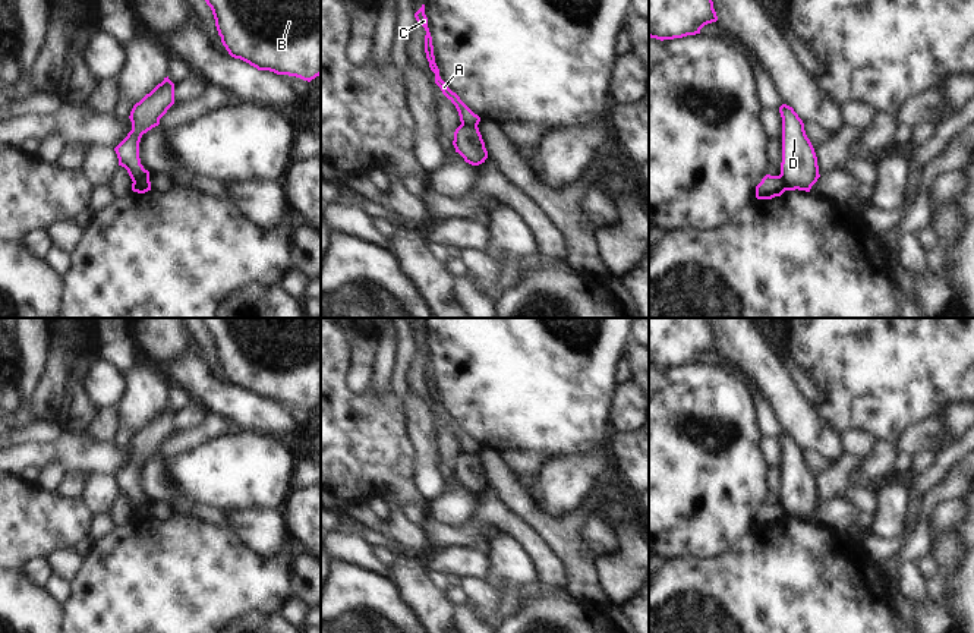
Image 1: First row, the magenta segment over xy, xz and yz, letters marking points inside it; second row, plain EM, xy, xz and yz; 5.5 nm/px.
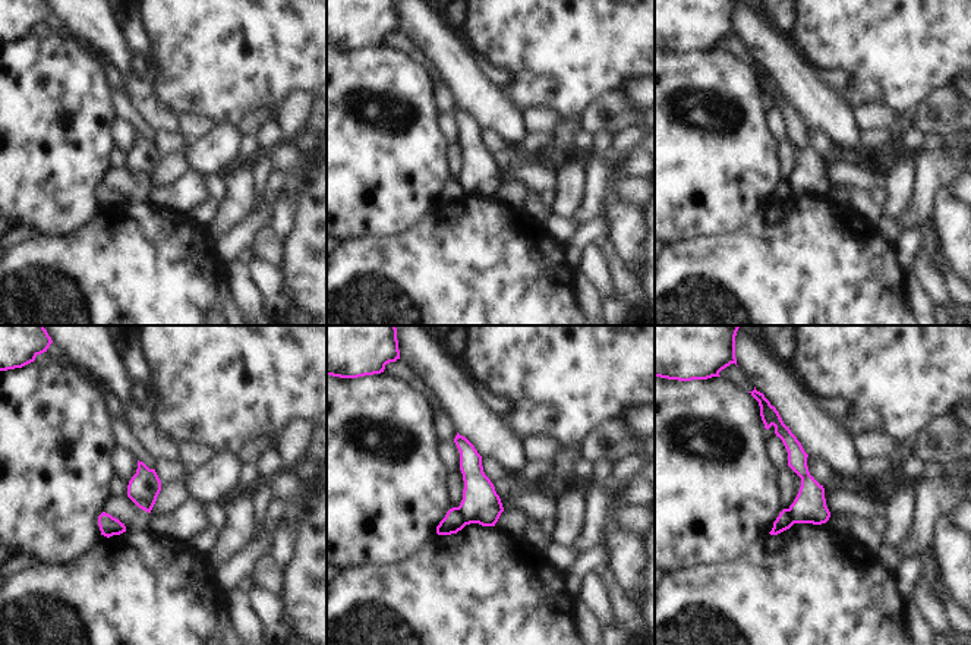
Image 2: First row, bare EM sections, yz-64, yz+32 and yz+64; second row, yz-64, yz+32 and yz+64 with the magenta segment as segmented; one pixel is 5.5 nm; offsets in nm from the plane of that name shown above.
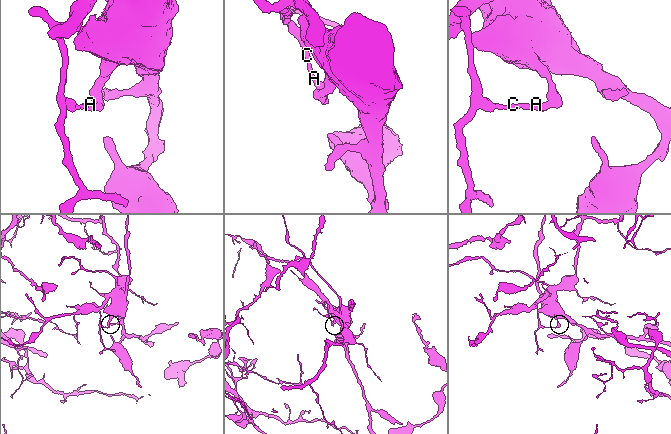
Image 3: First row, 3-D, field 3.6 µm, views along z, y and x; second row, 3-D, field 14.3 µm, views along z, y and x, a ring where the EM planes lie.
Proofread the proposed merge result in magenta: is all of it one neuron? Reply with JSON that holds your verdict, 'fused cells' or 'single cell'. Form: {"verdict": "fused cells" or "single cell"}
{"verdict": "fused cells"}

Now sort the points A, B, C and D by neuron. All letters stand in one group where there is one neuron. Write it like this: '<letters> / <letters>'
A C / B D

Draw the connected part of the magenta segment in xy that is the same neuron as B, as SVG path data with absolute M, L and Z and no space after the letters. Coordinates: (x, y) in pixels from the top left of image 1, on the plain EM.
M201 318L211 336L221 371L234 387L258 399L311 410L321 403L321 318Z

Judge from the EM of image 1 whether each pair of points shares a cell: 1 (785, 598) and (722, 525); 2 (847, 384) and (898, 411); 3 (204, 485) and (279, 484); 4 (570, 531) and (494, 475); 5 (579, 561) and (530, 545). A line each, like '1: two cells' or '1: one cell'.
1: two cells
2: one cell
3: one cell
4: one cell
5: two cells

